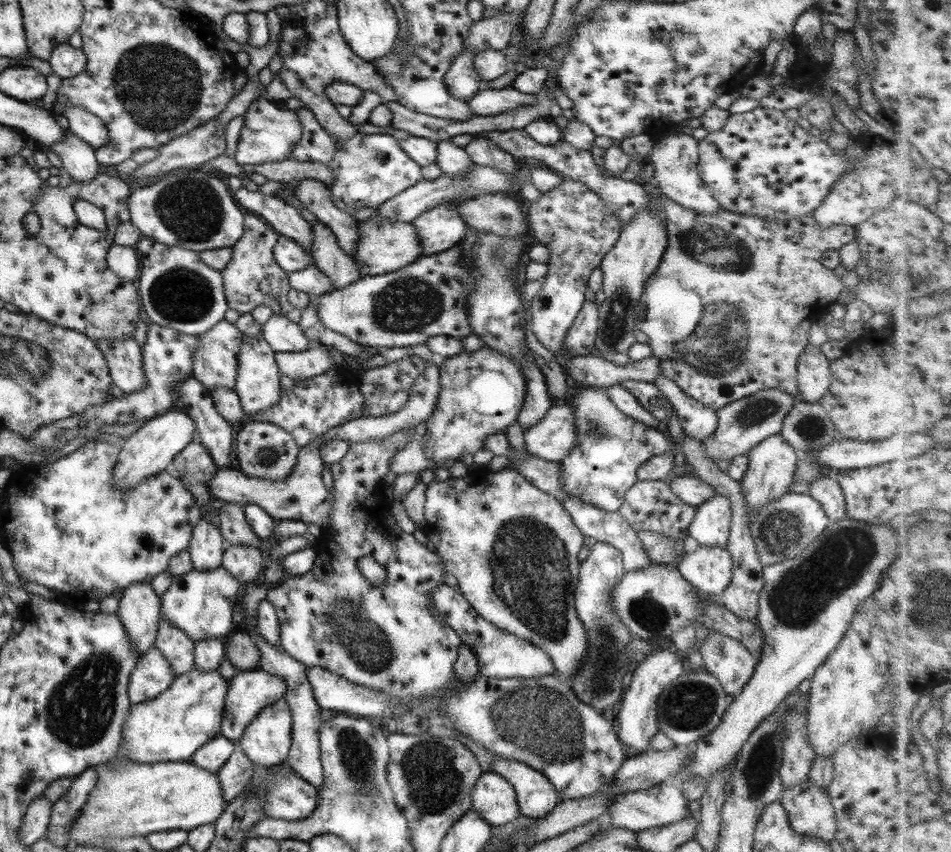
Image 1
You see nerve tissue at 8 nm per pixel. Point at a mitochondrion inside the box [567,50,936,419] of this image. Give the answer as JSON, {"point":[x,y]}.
{"point":[716,350]}

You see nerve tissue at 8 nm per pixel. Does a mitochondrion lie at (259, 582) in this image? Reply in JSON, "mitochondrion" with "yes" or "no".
{"mitochondrion":"no"}

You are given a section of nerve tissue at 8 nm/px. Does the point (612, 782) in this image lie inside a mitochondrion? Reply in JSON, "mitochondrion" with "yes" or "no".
{"mitochondrion":"no"}

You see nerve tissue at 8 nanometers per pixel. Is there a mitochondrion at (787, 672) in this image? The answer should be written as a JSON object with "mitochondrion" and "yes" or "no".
{"mitochondrion":"no"}

